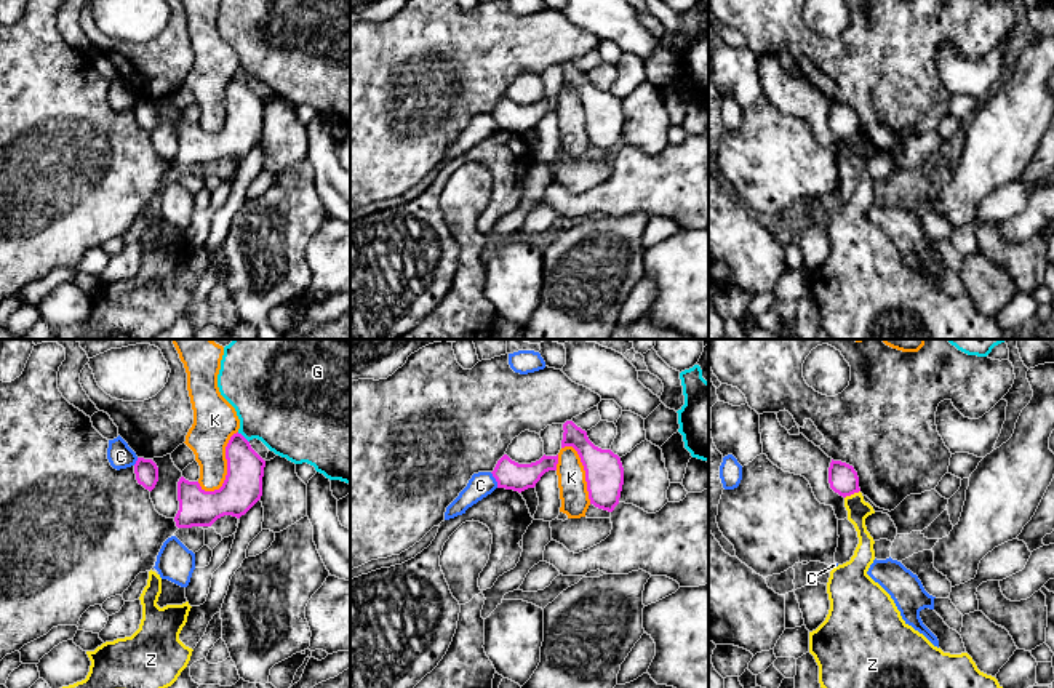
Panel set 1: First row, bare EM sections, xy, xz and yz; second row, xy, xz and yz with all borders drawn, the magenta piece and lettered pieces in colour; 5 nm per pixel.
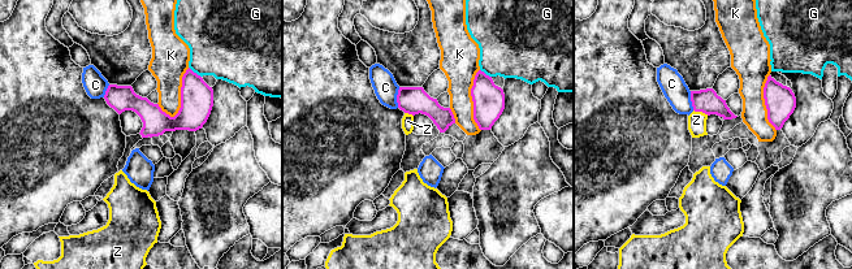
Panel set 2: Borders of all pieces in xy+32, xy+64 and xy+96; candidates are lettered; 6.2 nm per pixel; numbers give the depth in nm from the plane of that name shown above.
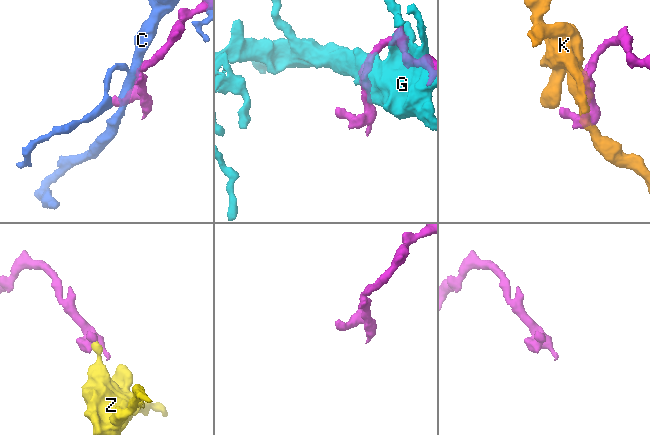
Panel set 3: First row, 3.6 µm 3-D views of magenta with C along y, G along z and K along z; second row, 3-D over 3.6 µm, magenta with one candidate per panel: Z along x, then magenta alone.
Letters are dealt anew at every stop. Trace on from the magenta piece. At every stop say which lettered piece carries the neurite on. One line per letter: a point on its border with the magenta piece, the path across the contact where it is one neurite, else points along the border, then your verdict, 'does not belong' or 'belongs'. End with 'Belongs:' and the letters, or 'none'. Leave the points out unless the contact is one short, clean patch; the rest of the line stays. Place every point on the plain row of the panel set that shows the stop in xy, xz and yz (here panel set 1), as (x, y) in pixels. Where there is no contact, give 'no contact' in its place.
C: contact xz (496, 122); does not belong
G: contact xy (243, 79); border xy (237, 74), (248, 84); does not belong
K: contact xy (227, 109); does not belong
Z: contact yz (851, 135); border yz (859, 132), (845, 140); does not belong
Belongs: none

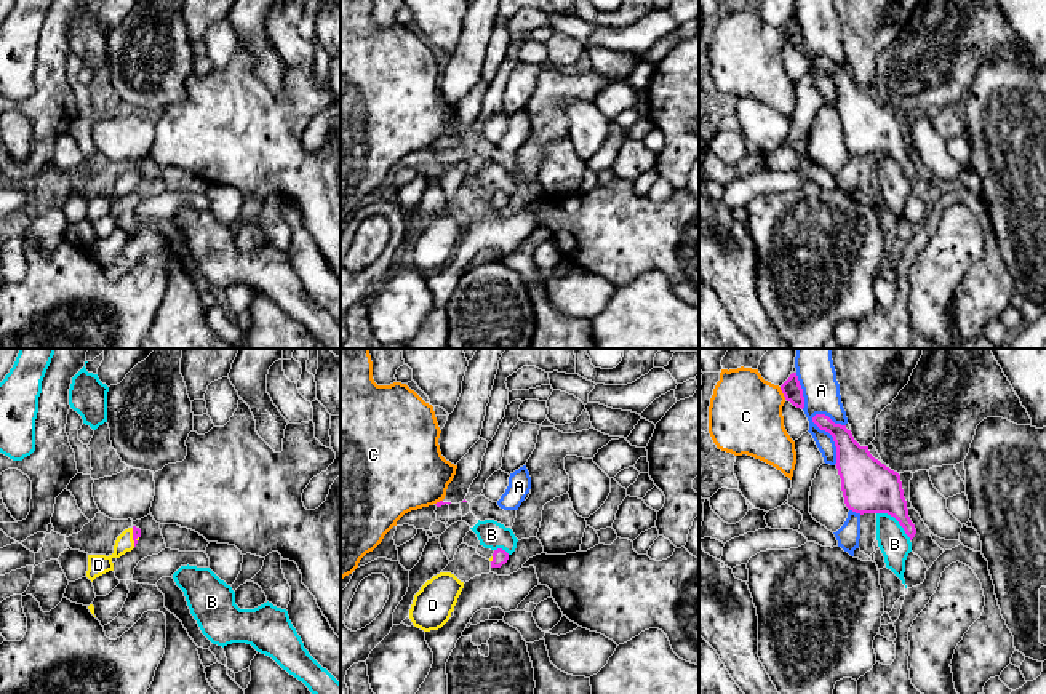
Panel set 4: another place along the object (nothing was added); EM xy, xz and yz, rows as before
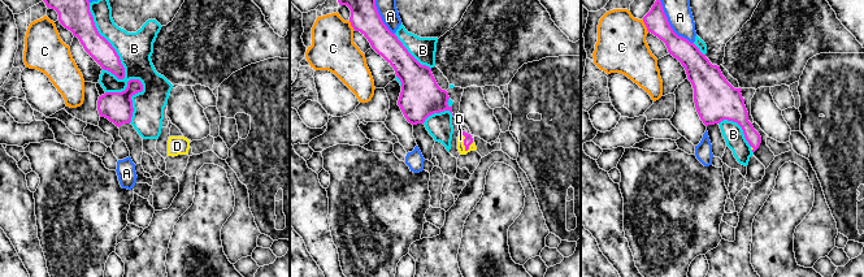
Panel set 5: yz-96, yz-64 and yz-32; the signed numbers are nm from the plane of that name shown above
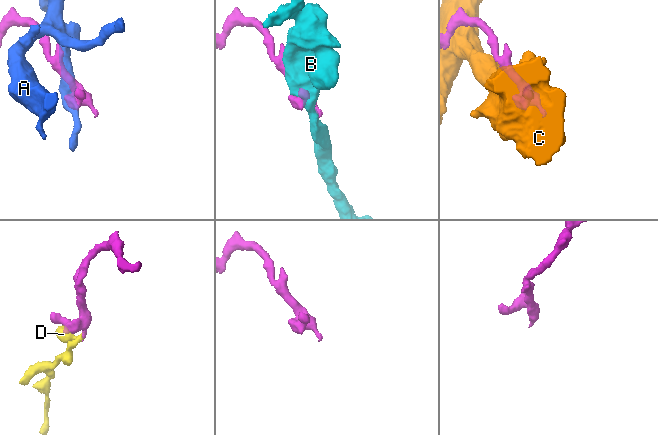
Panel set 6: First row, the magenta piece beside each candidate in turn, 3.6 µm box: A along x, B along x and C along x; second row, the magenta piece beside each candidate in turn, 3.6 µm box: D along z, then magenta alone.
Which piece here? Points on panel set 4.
A: contact yz (832, 77); does not belong
B: contact yz (896, 160); does not belong
C: contact yz (782, 34); does not belong
D: contact xy (133, 179); way xy (136, 175), (133, 179), (104, 205), (98, 207); belongs
Belongs: D

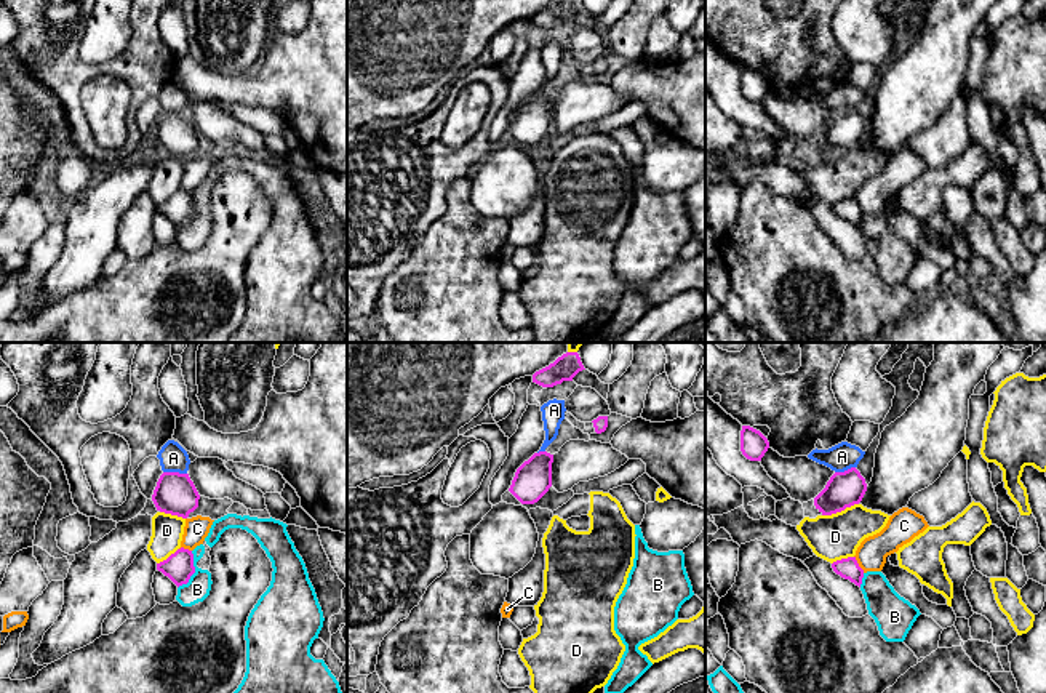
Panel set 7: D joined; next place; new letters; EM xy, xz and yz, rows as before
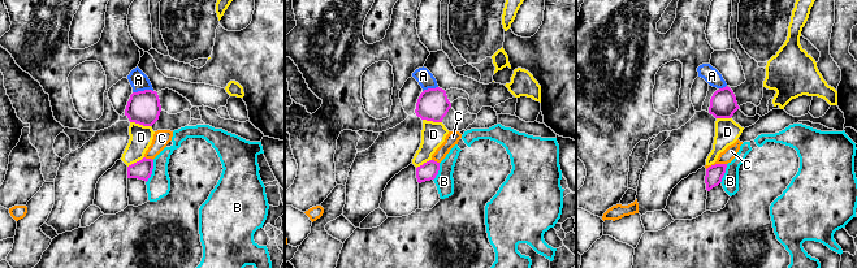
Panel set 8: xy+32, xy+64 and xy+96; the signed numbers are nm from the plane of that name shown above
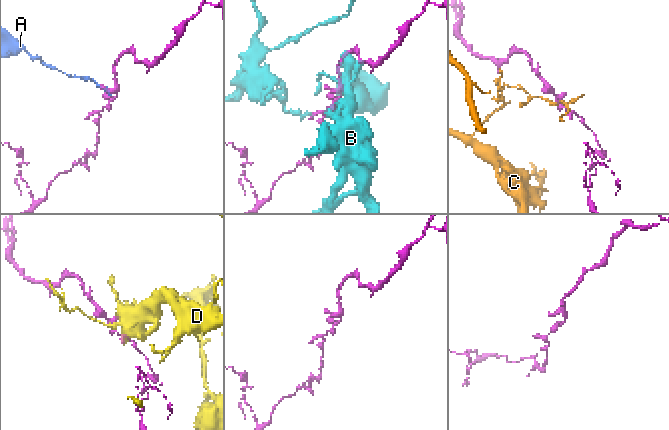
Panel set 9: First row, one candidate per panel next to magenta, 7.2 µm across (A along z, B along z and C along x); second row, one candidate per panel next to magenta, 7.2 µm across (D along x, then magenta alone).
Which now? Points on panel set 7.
A: contact xy (175, 114); border xy (163, 112), (186, 116); does not belong
B: contact xy (194, 213); does not belong
C: contact yz (858, 205); does not belong
D: contact yz (840, 152); does not belong
Belongs: none

